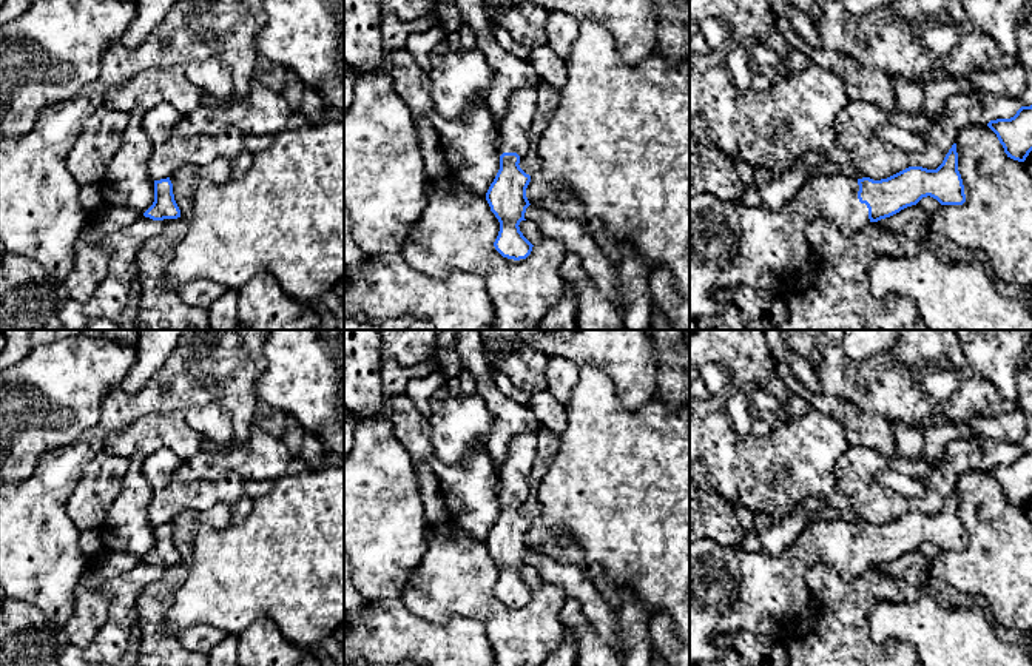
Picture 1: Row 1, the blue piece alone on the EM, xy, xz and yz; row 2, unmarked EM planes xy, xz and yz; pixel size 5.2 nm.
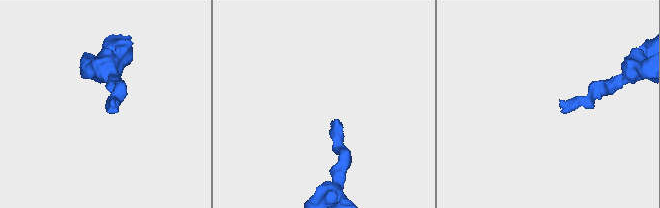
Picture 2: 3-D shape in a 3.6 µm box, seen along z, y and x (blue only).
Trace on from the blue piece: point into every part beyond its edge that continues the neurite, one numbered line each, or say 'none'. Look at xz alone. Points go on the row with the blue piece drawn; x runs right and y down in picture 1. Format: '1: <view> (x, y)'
1: xz (522, 105)

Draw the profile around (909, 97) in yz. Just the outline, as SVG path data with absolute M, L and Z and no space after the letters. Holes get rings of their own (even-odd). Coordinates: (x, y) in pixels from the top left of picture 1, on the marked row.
M892 76L890 79L895 89L895 114L921 116L924 105L922 85L904 76Z

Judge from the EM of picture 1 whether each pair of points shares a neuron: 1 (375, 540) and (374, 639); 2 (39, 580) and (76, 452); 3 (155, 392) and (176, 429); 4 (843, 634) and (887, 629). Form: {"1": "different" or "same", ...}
{"1": "different", "2": "same", "3": "different", "4": "different"}

